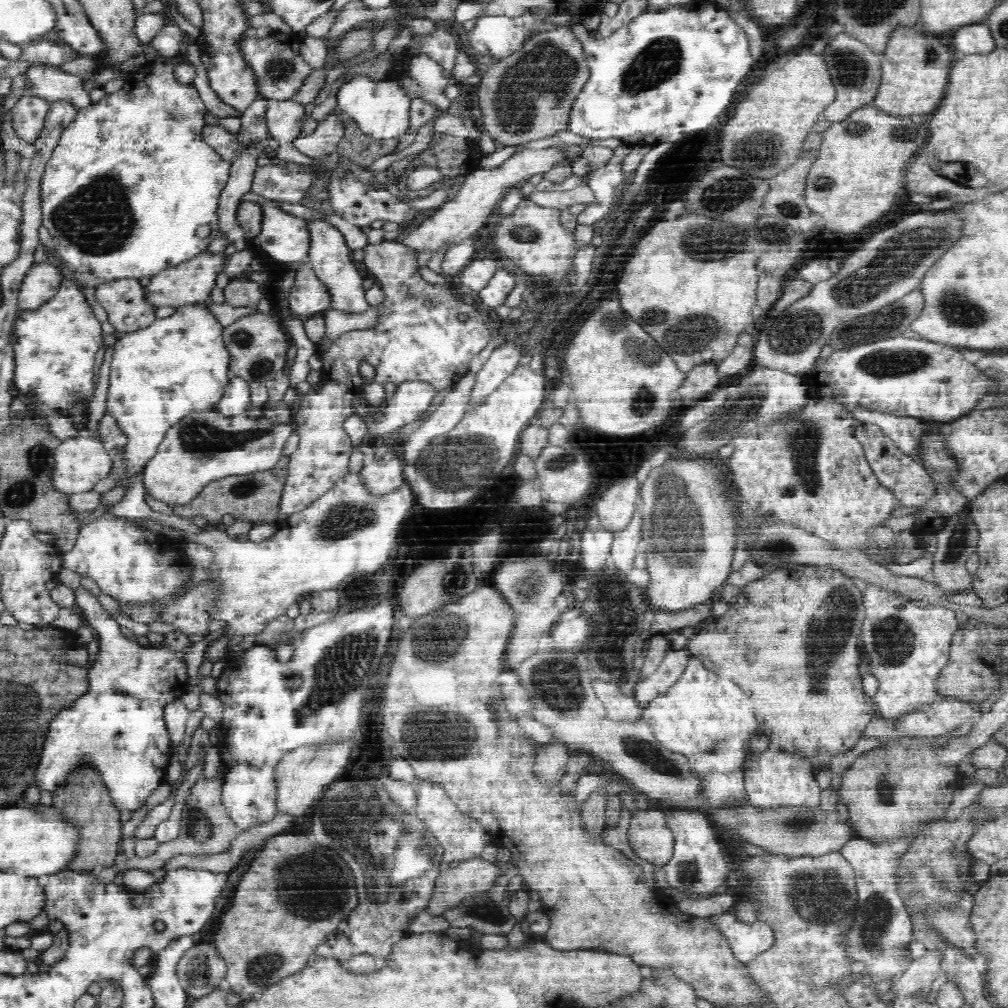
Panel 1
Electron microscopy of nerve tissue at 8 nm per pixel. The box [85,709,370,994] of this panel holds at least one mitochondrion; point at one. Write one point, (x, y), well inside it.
(312, 889)

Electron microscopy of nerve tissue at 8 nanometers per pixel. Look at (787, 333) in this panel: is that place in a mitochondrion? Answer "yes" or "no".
yes

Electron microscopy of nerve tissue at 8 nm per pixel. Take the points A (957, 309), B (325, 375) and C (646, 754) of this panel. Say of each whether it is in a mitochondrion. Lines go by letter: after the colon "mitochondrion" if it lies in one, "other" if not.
A: mitochondrion
B: other
C: mitochondrion

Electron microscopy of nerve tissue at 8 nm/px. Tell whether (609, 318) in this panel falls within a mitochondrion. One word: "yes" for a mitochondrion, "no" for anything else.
yes

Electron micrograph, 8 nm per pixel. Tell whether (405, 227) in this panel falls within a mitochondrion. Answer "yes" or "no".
no

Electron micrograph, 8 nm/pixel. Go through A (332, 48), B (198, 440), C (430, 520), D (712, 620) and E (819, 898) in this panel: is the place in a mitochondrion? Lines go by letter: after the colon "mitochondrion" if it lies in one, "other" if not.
A: other
B: mitochondrion
C: other
D: other
E: mitochondrion

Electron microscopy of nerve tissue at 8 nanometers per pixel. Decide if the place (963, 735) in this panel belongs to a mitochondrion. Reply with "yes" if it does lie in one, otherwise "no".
no

